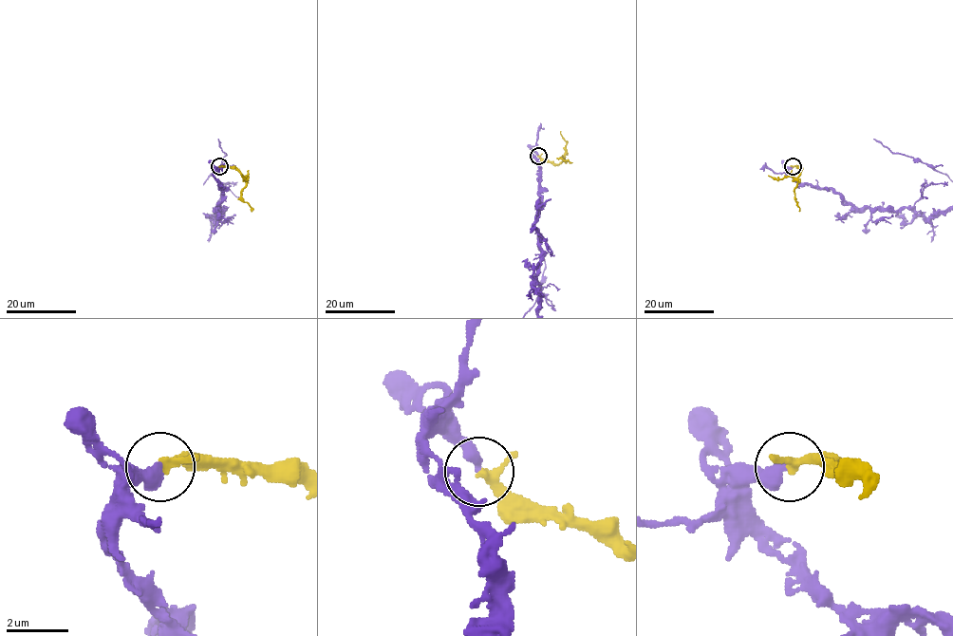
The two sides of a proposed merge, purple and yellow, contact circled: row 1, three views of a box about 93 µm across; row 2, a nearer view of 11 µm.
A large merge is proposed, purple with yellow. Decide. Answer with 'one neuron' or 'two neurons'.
one neuron

